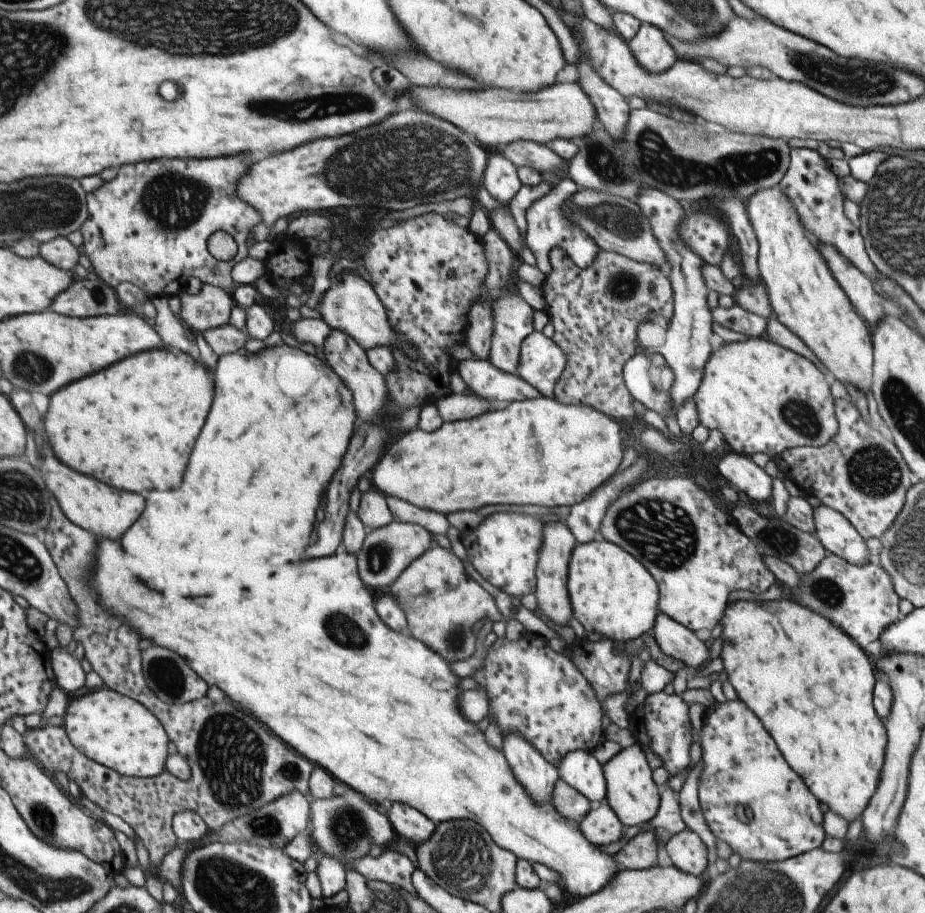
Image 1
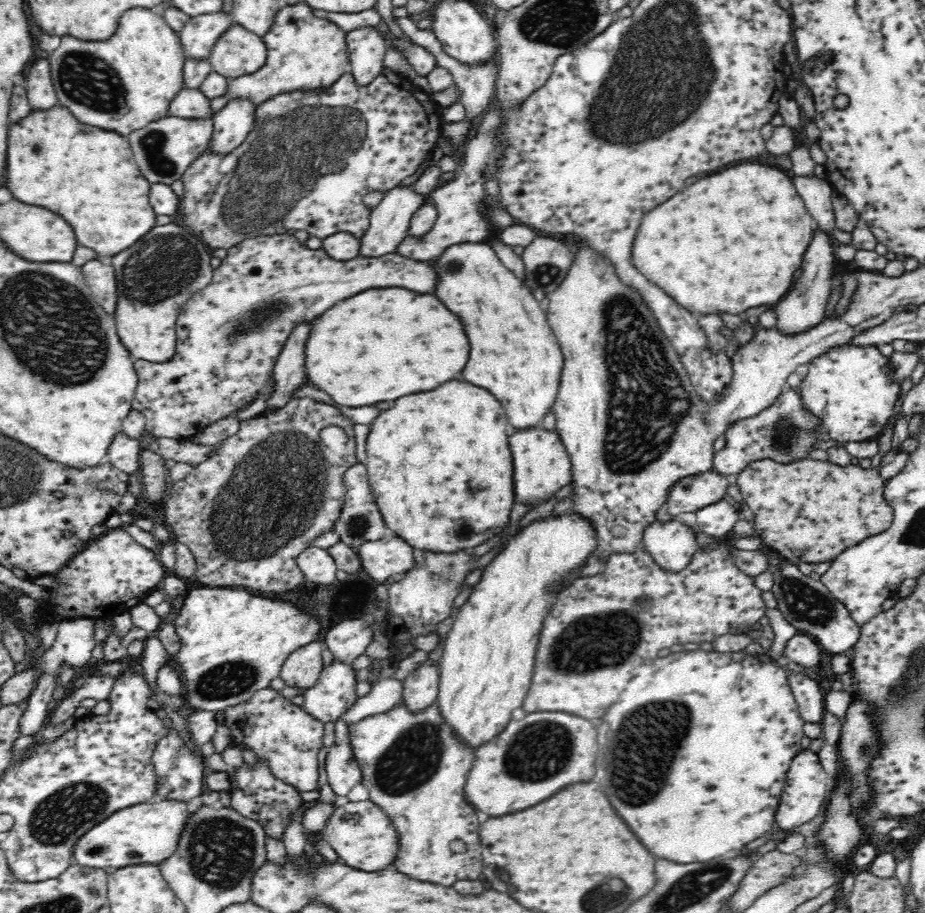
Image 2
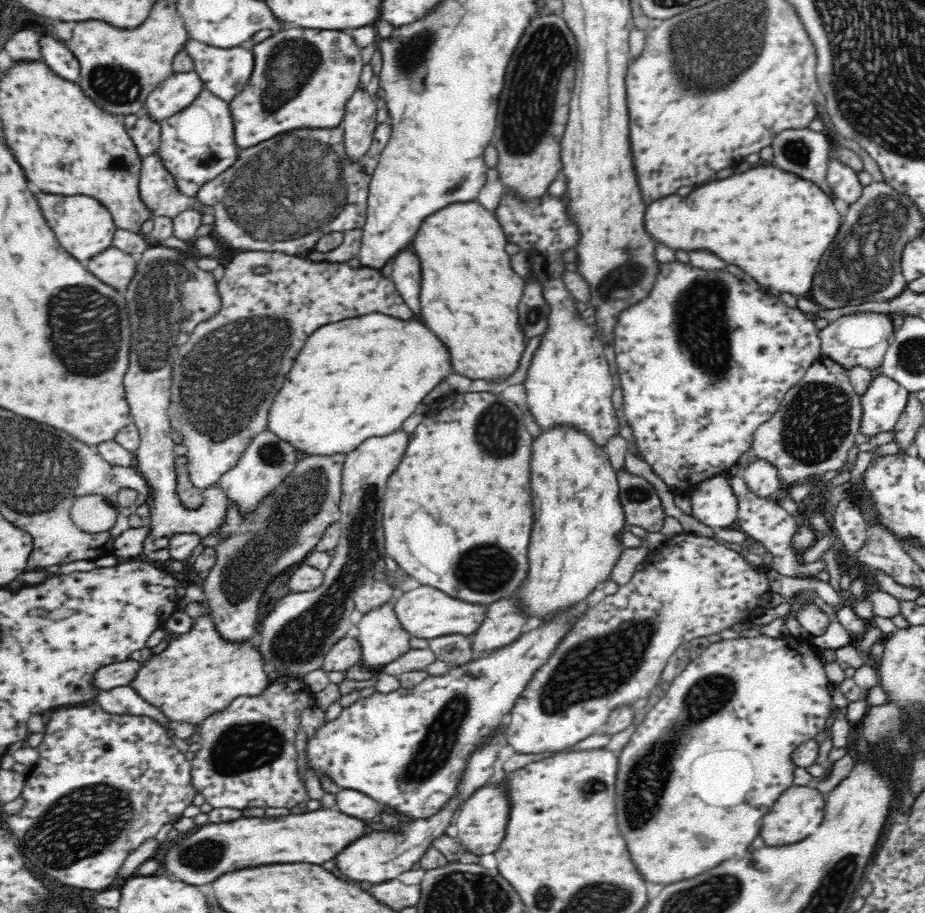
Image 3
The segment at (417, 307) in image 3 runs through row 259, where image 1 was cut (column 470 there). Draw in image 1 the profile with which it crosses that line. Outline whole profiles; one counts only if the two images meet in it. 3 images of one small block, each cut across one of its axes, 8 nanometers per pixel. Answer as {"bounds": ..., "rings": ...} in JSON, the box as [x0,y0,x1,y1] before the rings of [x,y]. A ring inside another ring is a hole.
{"bounds":[434,392,489,422],"rings":[[[469,392],[446,394],[434,402],[442,422],[469,420],[489,411],[489,400]]]}

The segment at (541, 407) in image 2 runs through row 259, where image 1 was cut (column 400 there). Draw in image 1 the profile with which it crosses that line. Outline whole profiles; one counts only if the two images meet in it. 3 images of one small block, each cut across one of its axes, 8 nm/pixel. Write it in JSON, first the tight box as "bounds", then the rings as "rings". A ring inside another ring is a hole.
{"bounds":[368,396,624,516],"rings":[[[539,396],[539,398],[532,398],[531,400],[509,402],[502,410],[490,410],[469,420],[442,422],[441,426],[433,432],[425,432],[416,427],[409,430],[409,432],[401,433],[387,444],[389,446],[385,450],[385,455],[377,461],[377,464],[368,475],[373,489],[384,497],[394,497],[409,502],[409,504],[413,504],[413,506],[422,510],[433,510],[433,512],[445,514],[445,516],[449,512],[455,512],[455,510],[475,510],[475,508],[481,508],[481,506],[513,506],[513,504],[525,506],[525,504],[529,504],[531,506],[547,506],[547,508],[555,506],[572,507],[574,504],[581,502],[587,494],[591,494],[595,488],[601,487],[603,482],[619,468],[624,451],[621,428],[619,428],[616,420],[593,410],[593,408],[587,408],[587,406],[563,406],[552,396]]]}

